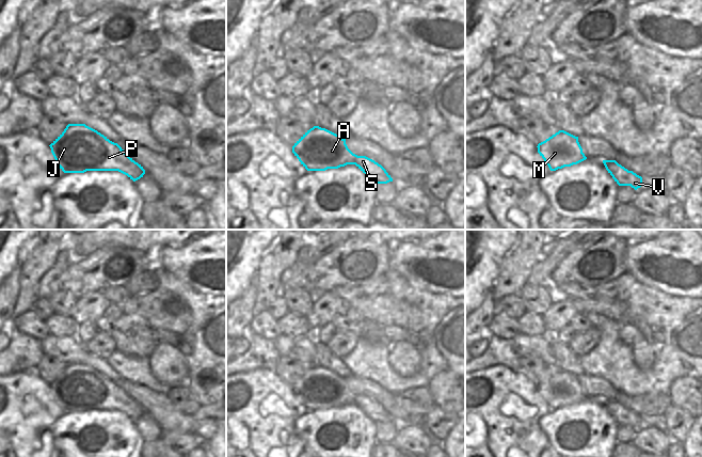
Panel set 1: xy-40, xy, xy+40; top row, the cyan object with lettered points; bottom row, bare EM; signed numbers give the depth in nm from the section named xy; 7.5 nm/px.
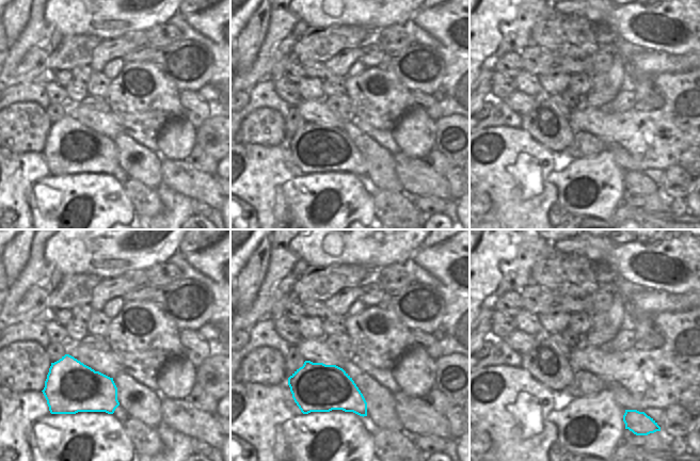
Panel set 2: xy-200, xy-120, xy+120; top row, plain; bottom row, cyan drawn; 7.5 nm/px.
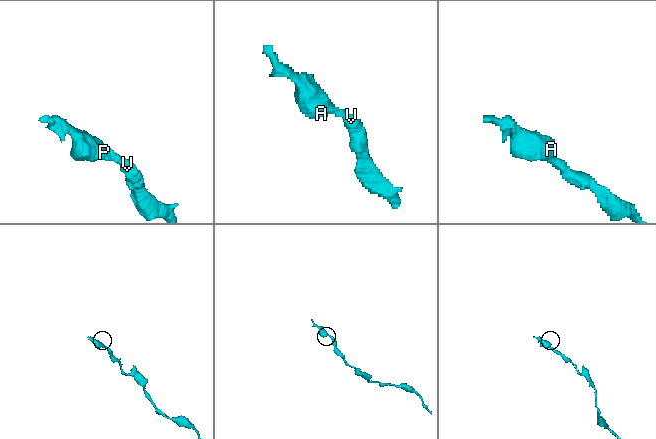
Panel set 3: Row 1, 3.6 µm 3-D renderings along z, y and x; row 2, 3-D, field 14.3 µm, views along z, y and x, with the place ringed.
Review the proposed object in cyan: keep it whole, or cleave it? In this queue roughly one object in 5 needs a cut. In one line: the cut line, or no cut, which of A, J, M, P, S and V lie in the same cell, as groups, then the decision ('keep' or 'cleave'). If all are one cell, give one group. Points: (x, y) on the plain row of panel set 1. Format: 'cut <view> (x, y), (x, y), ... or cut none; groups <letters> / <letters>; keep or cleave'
cut none; groups A J M P S V; keep

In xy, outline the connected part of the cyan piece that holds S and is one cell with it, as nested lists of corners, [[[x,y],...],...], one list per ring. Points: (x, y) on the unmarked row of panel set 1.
[[[319,365],[307,369],[292,385],[292,392],[307,410],[325,410],[355,404],[376,423],[393,421],[386,409],[366,395],[353,393],[346,378]]]

